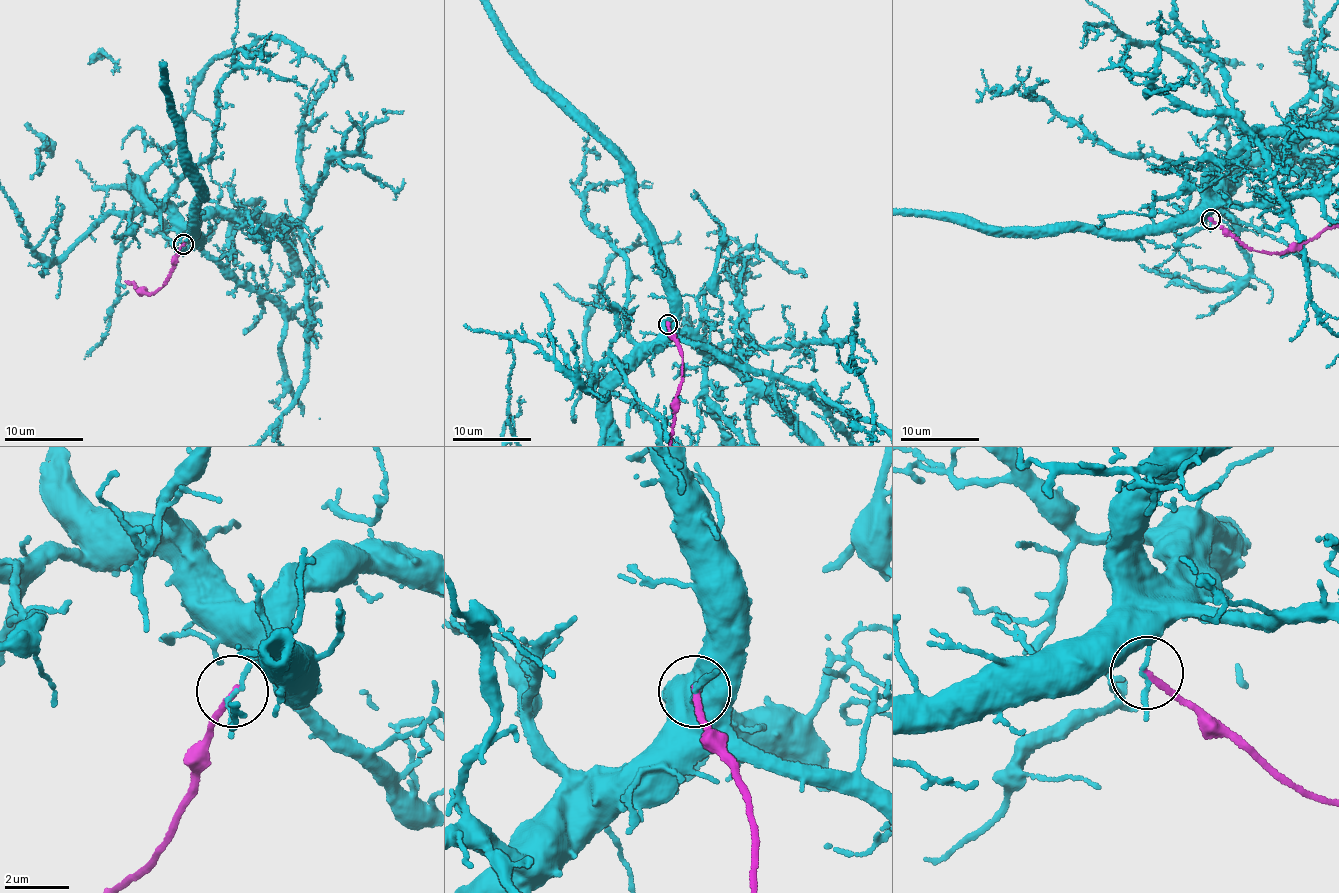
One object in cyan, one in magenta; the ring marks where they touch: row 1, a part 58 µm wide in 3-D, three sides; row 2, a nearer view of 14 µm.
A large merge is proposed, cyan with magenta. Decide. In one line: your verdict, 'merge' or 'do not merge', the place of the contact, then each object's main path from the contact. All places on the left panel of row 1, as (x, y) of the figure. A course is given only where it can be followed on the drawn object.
do not merge; at (183, 244)

